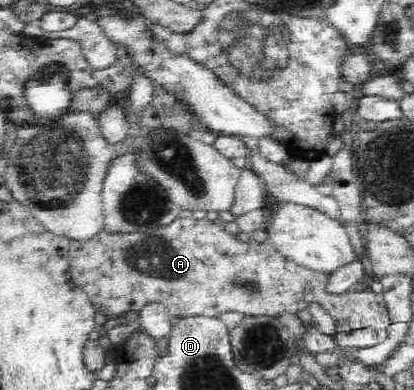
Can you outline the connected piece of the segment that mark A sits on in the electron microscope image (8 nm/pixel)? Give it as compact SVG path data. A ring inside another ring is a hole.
M206 217L202 220L178 218L172 225L160 227L156 232L146 230L144 233L110 235L102 231L86 243L70 241L68 256L74 285L86 293L95 311L107 320L124 317L126 312L140 313L142 308L154 303L161 304L172 316L182 319L190 316L218 317L224 312L276 319L290 314L297 316L298 312L310 310L312 304L318 304L336 322L346 322L350 330L370 328L382 320L388 320L388 307L384 304L382 293L376 294L372 290L343 294L329 292L329 272L318 272L296 264L282 256L270 240L241 242L225 231L223 224L214 224Z

